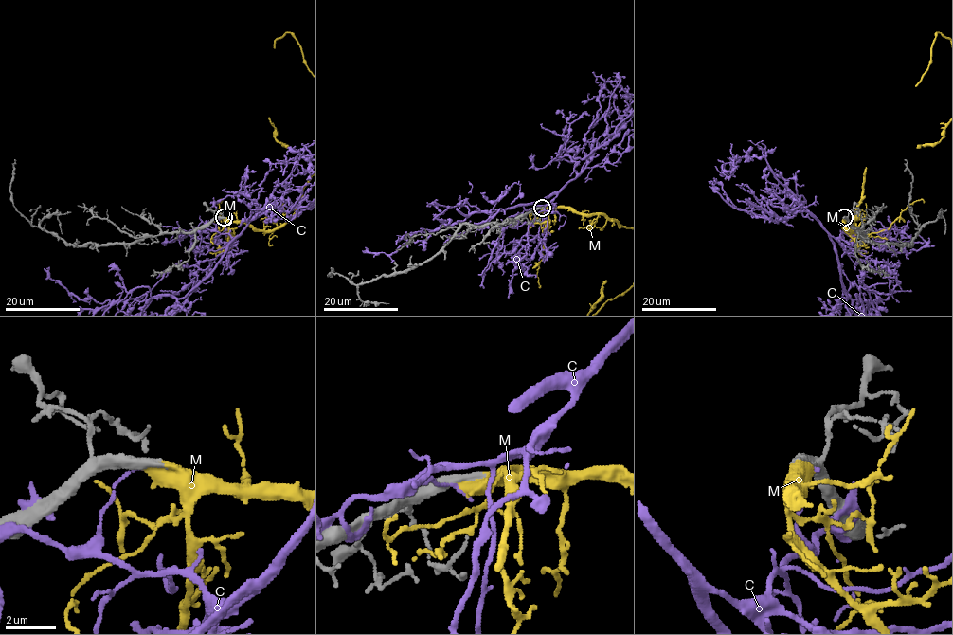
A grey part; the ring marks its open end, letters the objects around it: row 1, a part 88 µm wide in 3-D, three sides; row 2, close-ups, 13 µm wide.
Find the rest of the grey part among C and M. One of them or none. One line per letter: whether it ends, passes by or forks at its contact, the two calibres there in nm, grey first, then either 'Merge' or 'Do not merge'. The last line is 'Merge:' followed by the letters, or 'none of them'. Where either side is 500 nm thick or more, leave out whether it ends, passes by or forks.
C: It ends there. Thickness 380 nm (grey) against 140 nm. Do not merge
M: Thickness 440 nm (grey) against 550 nm. Merge
Merge: M

